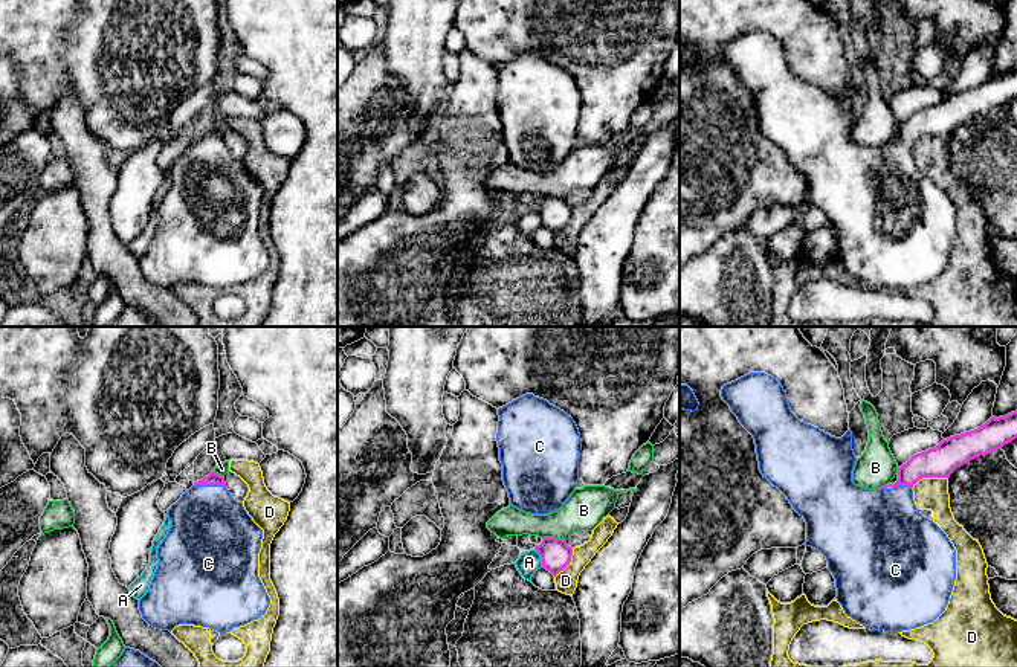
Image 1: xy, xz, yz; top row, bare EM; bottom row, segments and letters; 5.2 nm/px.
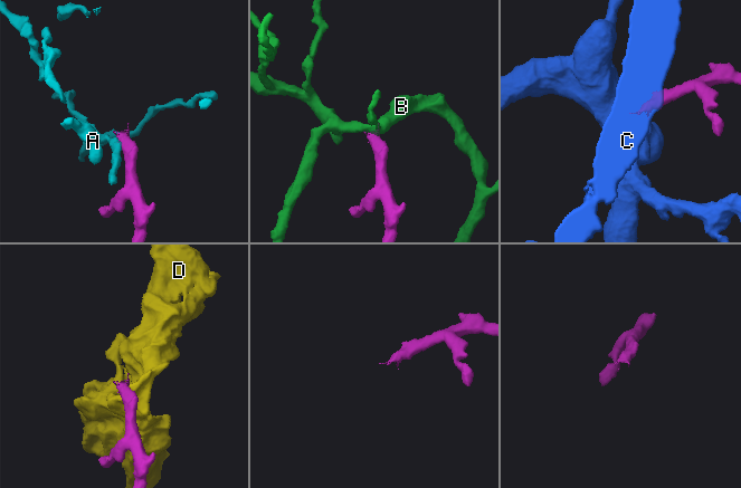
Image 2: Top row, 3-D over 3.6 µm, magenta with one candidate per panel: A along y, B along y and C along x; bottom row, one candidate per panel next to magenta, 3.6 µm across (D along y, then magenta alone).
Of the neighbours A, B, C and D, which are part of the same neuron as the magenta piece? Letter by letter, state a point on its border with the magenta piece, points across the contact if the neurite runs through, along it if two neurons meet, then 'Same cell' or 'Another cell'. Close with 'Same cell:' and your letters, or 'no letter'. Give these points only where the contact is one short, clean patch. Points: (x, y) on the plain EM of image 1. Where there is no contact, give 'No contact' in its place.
A: Touches magenta at xz (541, 215). Boundary: xz (535, 206), (542, 223). Another cell
B: Touches magenta at xz (553, 196). Boundary: xz (542, 196), (562, 196), (565, 199). Another cell
C: Touches magenta at xy (209, 142). Path across: xy (213, 136), (209, 142), (211, 190). Same cell
D: Touches magenta at yz (927, 135). Boundary: yz (945, 135), (923, 135), (912, 147). Another cell
Same cell: C

